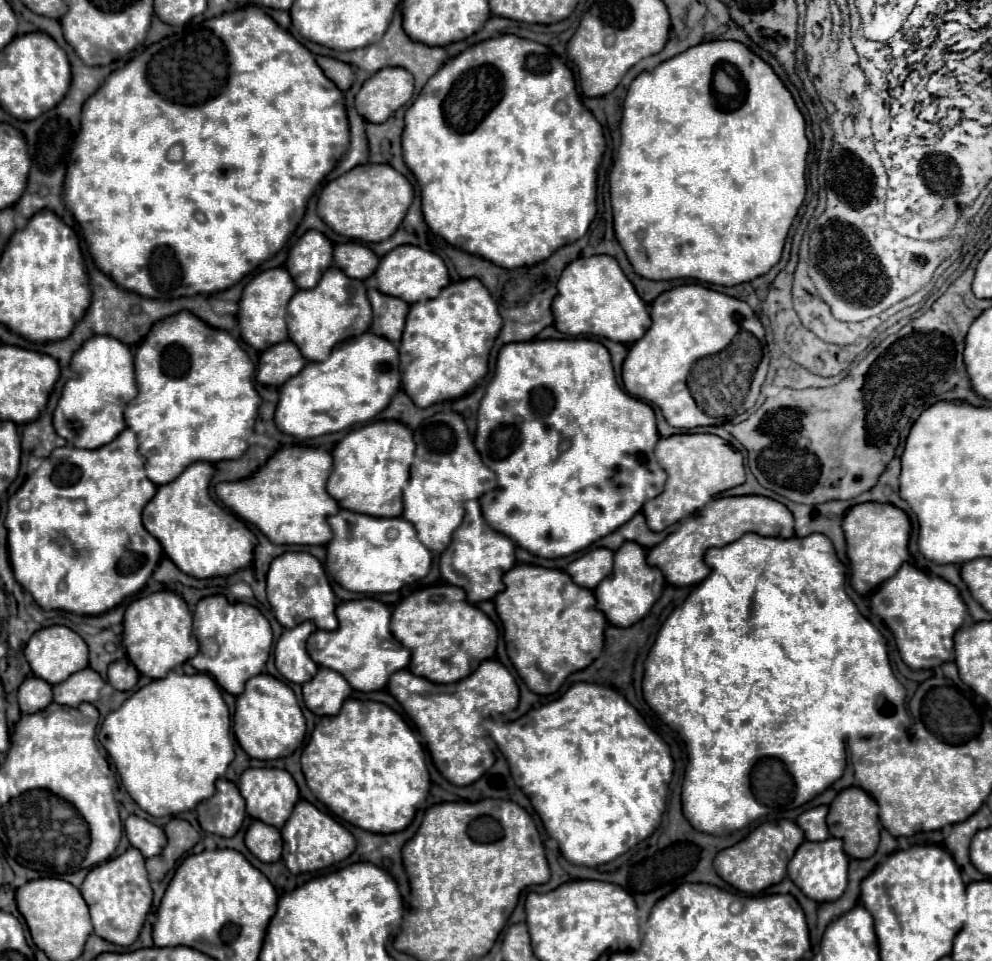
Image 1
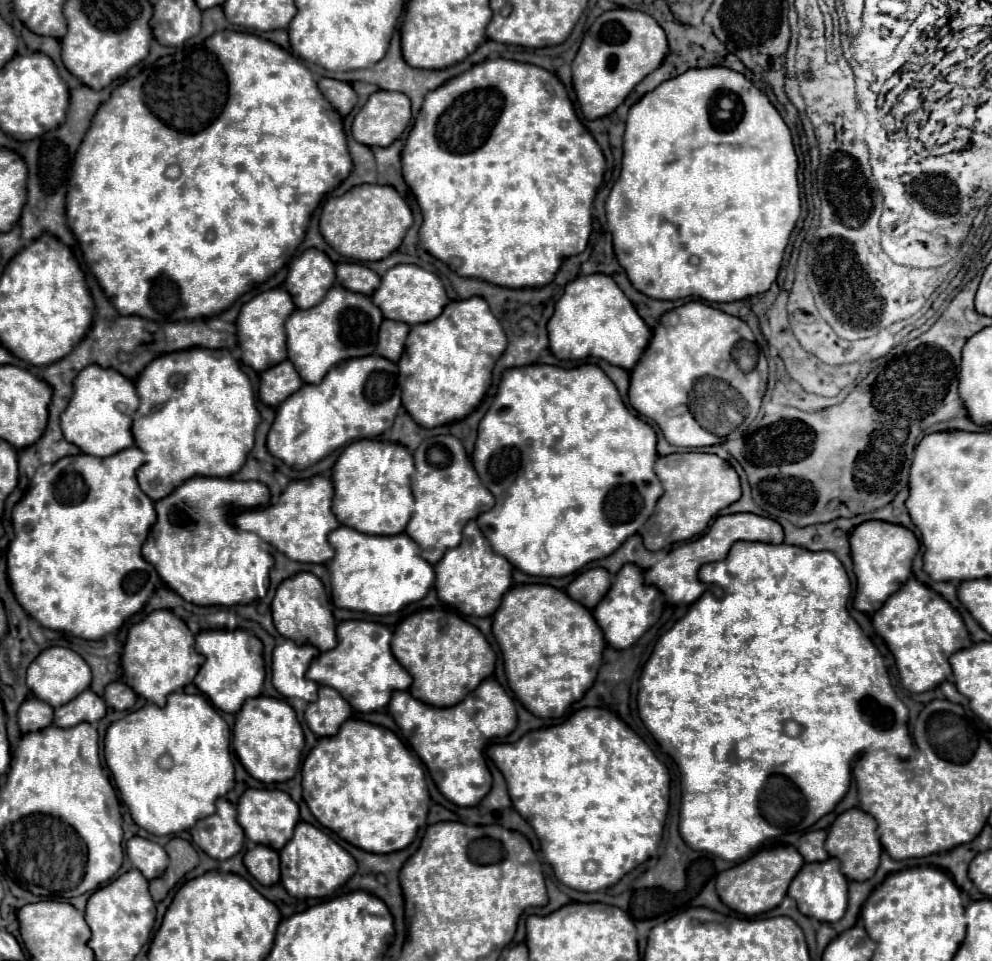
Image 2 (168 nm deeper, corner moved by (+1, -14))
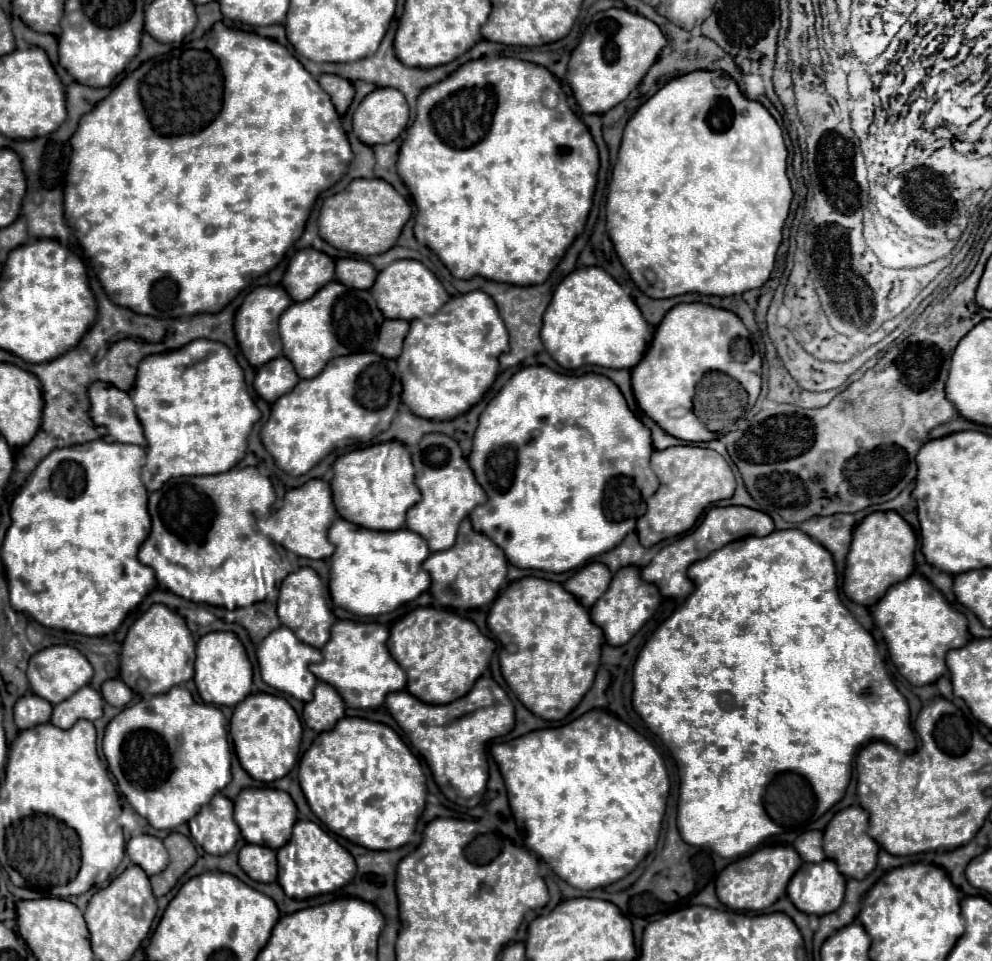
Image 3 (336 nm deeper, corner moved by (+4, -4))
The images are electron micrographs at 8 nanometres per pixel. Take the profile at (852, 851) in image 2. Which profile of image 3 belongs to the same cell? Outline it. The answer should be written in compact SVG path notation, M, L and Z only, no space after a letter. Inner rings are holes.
M846 807L832 817L823 832L823 850L830 861L838 865L838 871L852 879L864 879L876 867L878 843L868 833L868 813L862 807Z

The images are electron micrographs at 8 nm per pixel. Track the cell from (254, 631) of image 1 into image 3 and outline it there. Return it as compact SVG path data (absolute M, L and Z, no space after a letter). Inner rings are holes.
M216 631L204 635L196 645L196 665L194 665L194 681L198 687L198 695L204 703L210 705L226 705L234 707L238 701L250 695L252 687L252 665L246 657L246 651L236 635Z

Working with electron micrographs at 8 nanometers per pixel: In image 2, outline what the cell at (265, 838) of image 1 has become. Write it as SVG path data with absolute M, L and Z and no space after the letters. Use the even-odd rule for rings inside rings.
M257 845L245 853L243 863L261 885L279 883L279 853L275 849Z

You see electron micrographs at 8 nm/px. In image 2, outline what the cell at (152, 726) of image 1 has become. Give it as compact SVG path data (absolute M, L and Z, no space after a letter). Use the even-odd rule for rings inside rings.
M173 693L165 707L147 705L111 723L103 753L133 821L153 835L171 835L213 815L215 801L233 789L230 745L229 725L201 693Z

